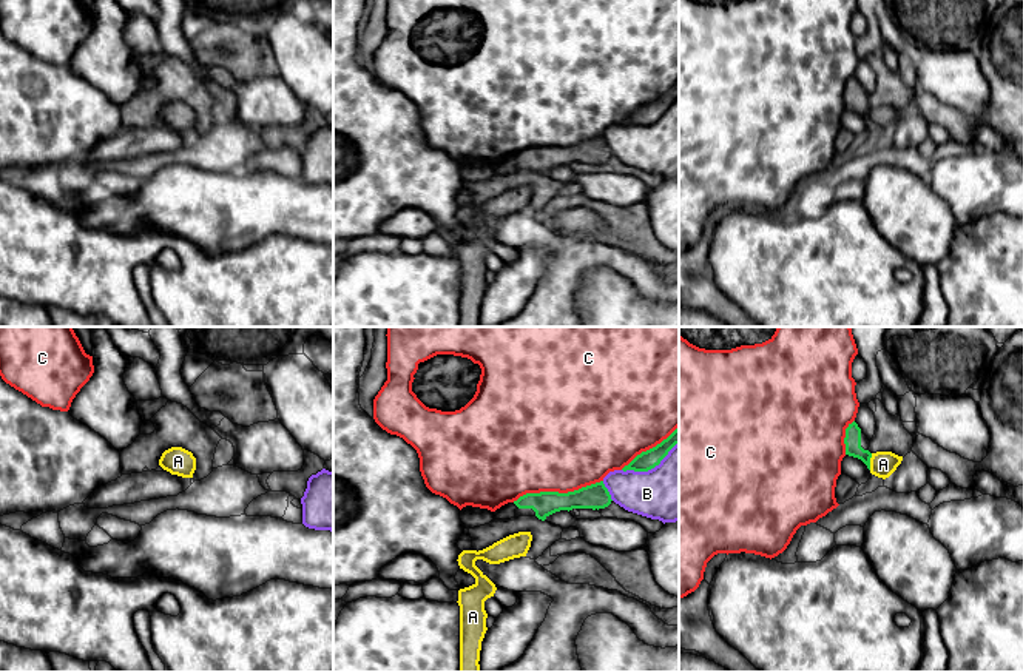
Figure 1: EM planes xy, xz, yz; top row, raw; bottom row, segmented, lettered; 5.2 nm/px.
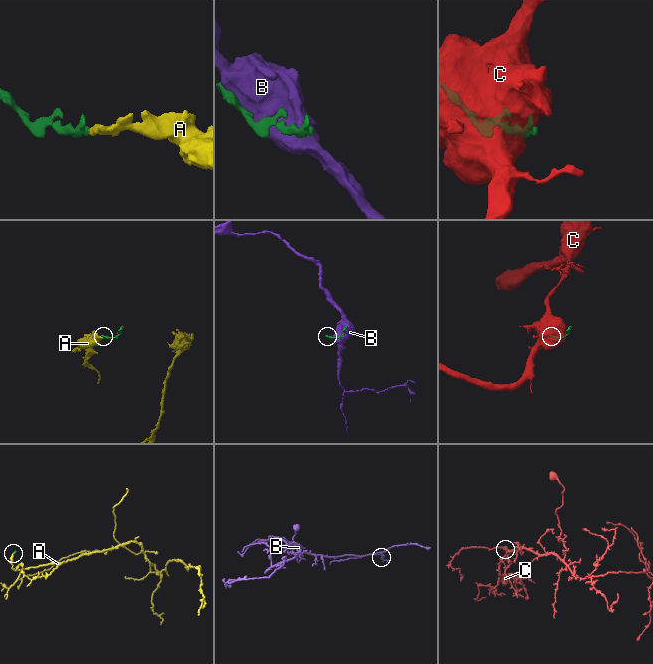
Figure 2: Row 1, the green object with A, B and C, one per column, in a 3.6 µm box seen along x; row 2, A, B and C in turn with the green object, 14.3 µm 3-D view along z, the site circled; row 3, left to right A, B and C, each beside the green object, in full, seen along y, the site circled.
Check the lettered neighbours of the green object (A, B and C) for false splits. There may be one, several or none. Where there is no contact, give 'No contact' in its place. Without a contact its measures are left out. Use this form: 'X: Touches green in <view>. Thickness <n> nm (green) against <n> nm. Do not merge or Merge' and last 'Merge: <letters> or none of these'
A: Touches green in yz. Thickness 90 nm (green) against 140 nm. Merge
B: Touches green in xz. Thickness 100 nm (green) against 320 nm. Do not merge
C: Touches green in xz. Thickness 130 nm (green) against 500 nm. Do not merge
Merge: A

